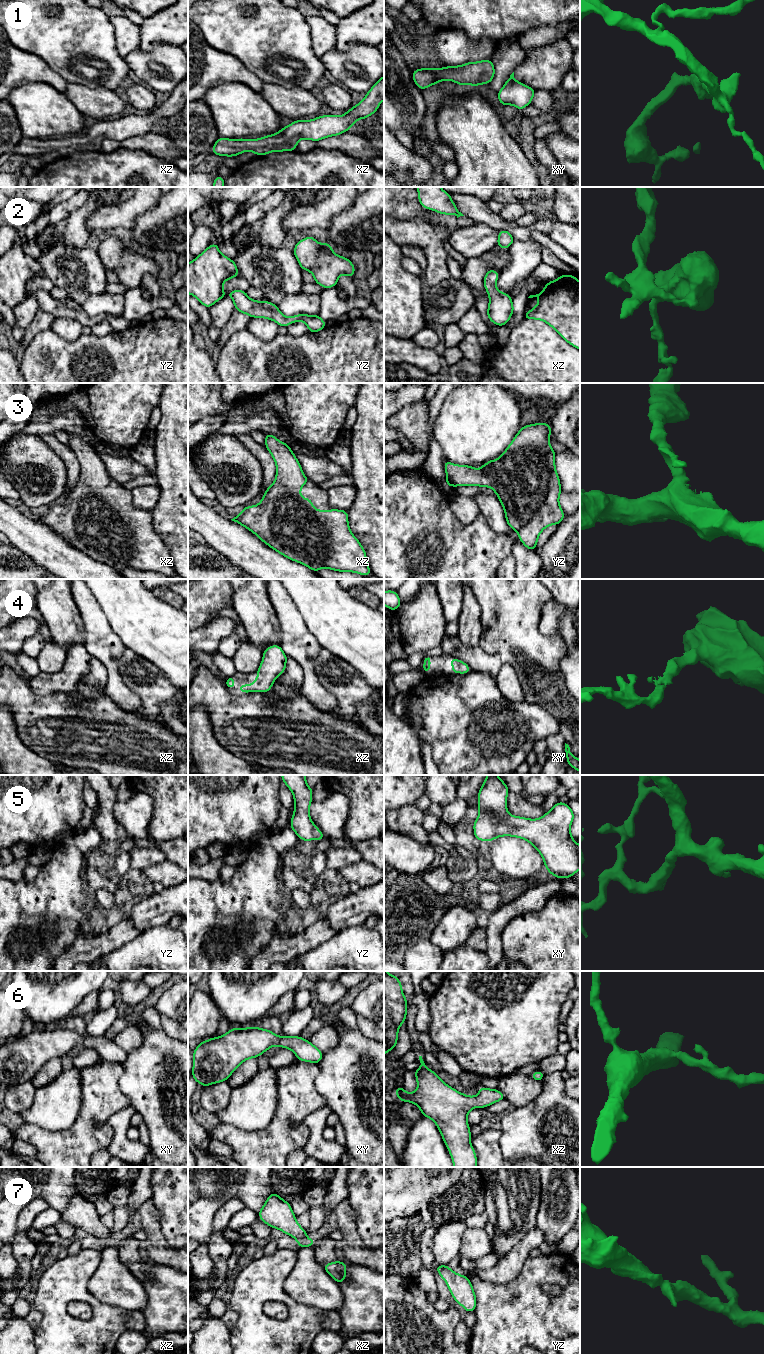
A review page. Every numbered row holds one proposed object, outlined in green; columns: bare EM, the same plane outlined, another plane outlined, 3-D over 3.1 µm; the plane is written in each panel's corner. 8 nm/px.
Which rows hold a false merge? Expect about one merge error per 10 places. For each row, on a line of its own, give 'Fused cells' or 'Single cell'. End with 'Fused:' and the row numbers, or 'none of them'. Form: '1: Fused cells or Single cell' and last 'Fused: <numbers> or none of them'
1: Single cell
2: Single cell
3: Single cell
4: Single cell
5: Single cell
6: Single cell
7: Single cell
Fused: none of them

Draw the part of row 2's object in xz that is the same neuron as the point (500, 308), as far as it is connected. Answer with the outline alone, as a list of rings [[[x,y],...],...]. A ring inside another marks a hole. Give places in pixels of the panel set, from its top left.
[[[490,269],[483,278],[484,287],[490,299],[487,316],[495,325],[505,326],[514,312],[514,306],[509,294],[497,290],[498,278],[499,273],[495,269]]]

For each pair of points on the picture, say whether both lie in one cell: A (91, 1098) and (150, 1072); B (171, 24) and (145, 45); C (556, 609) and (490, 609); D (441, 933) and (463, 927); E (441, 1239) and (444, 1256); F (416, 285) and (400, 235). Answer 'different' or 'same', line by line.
A: different
B: same
C: different
D: same
E: same
F: different

